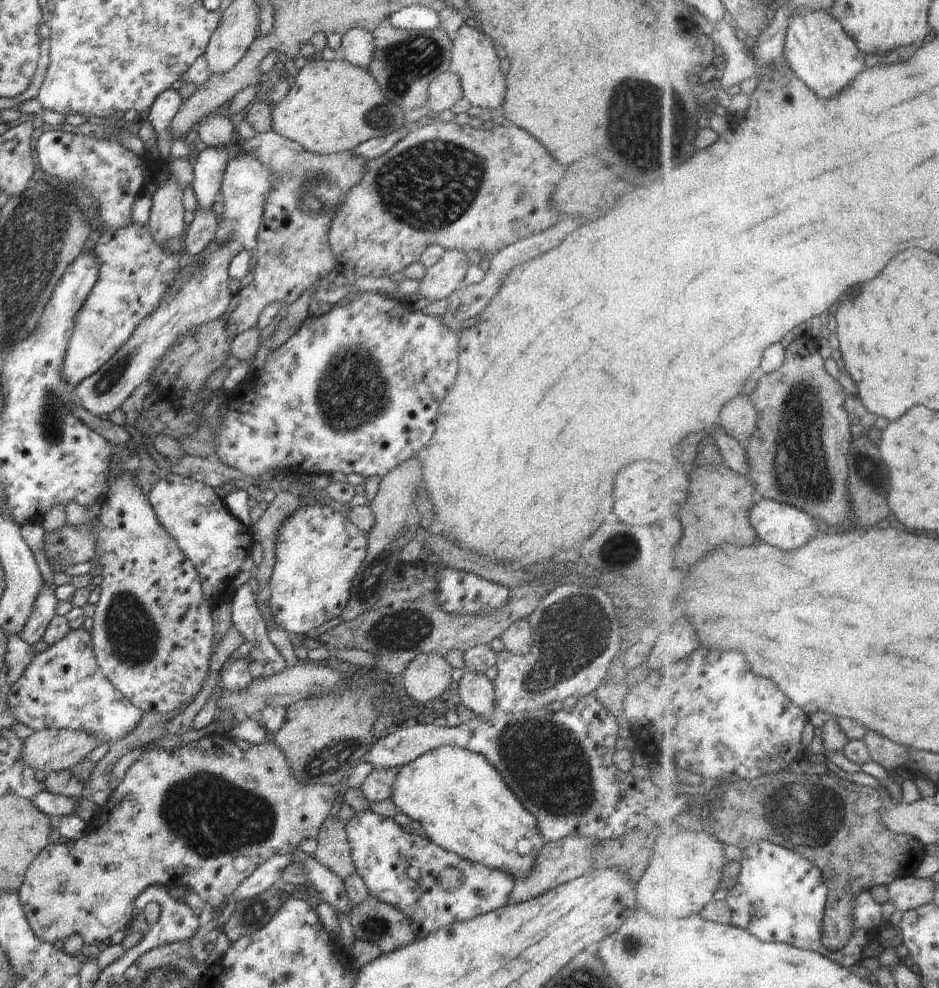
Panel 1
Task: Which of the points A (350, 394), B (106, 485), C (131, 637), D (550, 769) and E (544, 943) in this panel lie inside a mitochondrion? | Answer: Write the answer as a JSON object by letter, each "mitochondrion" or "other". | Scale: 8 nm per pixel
{"A":"mitochondrion","B":"other","C":"mitochondrion","D":"mitochondrion","E":"other"}

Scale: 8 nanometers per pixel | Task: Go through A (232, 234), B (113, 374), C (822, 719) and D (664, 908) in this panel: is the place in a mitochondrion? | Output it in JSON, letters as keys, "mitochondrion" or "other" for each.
{"A":"mitochondrion","B":"mitochondrion","C":"other","D":"other"}

